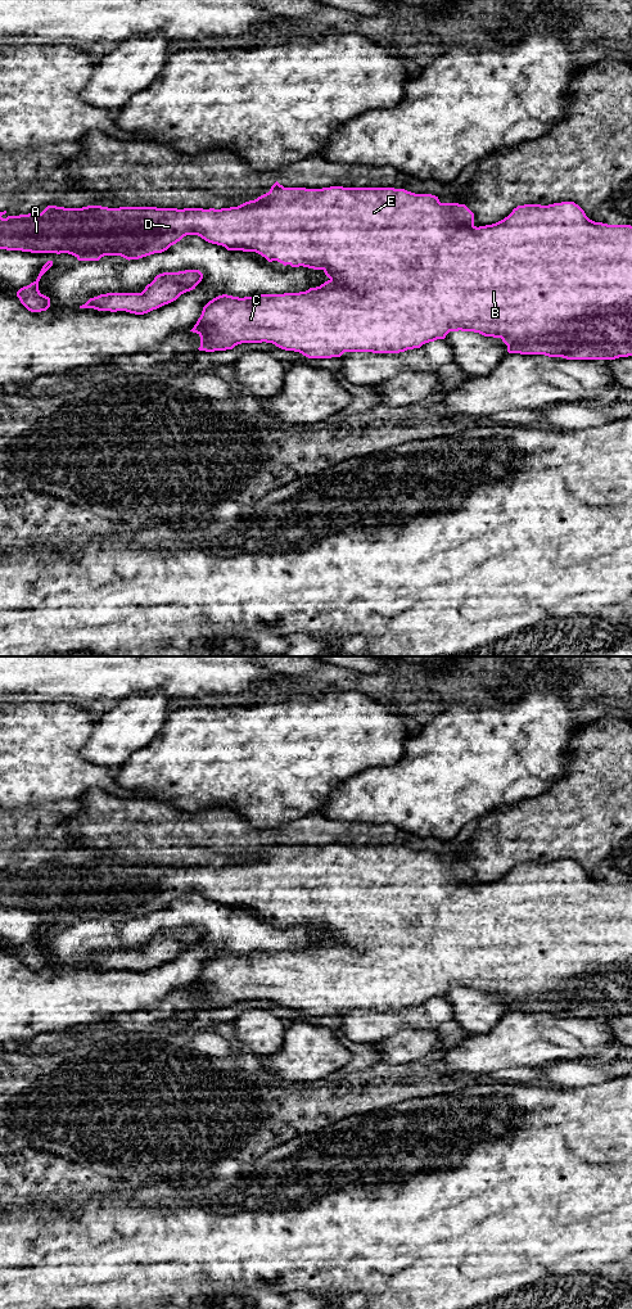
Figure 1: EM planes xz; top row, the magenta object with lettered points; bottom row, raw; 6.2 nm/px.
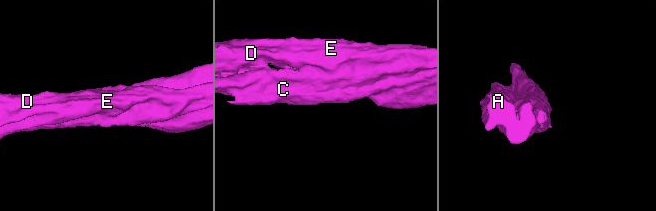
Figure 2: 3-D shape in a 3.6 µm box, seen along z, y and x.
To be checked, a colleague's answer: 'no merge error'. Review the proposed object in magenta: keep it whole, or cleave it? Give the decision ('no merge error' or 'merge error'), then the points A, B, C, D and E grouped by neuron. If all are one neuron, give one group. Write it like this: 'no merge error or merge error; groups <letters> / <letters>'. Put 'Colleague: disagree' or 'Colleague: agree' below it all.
no merge error; groups A B C D E
Colleague: agree

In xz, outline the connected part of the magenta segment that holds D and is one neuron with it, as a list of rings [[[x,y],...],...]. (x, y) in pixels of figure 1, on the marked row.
[[[277,181],[270,191],[254,200],[238,207],[221,209],[203,208],[157,208],[157,207],[119,207],[108,208],[87,206],[82,208],[64,208],[48,206],[41,213],[8,216],[0,212],[0,249],[22,250],[31,253],[68,253],[78,261],[99,261],[104,256],[121,256],[126,259],[139,259],[154,253],[162,253],[186,235],[198,235],[208,243],[225,247],[227,250],[256,252],[268,262],[277,261],[284,266],[308,267],[322,270],[328,281],[316,288],[299,293],[257,294],[252,297],[218,295],[209,301],[202,311],[194,328],[190,330],[200,337],[199,351],[215,352],[233,349],[241,343],[272,343],[285,351],[299,352],[308,358],[340,357],[344,352],[399,353],[420,348],[423,344],[444,339],[450,331],[474,331],[484,337],[501,338],[509,353],[545,355],[566,360],[615,360],[632,356],[632,226],[608,225],[590,220],[584,211],[574,202],[561,202],[549,206],[518,206],[504,220],[486,226],[474,225],[474,213],[459,203],[441,203],[432,194],[415,194],[394,188],[343,188],[322,189],[284,188]]]

